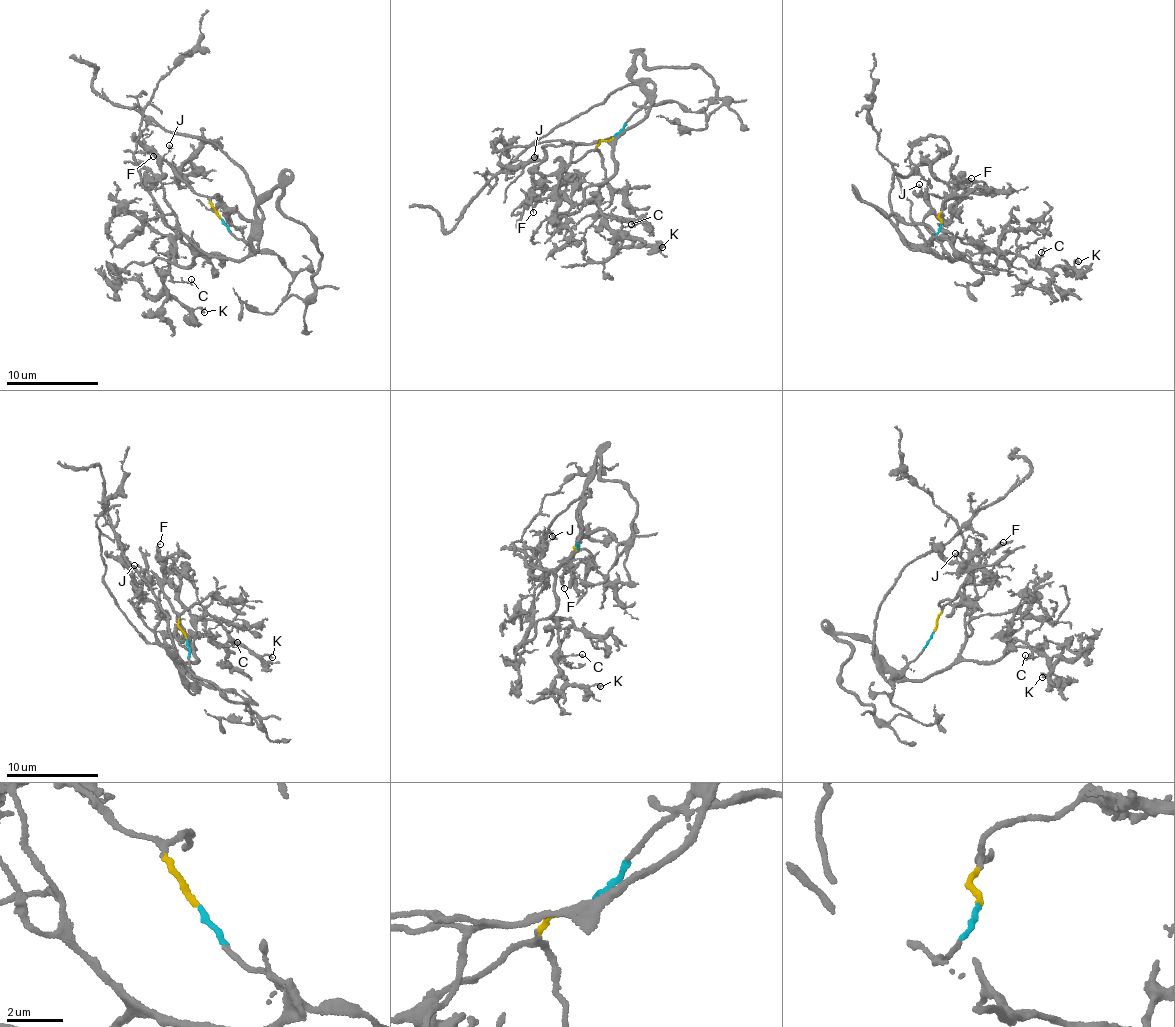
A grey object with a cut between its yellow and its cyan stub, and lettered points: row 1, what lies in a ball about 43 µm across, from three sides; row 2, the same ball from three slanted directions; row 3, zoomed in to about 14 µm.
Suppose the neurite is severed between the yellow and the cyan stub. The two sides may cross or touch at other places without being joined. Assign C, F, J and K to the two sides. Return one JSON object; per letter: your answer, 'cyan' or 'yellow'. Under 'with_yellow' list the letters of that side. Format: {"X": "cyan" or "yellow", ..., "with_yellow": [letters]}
{"C": "cyan", "F": "yellow", "J": "cyan", "K": "cyan", "with_yellow": ["F"]}

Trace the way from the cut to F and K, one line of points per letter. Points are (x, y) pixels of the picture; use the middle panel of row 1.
F: (613, 138), (565, 168), (533, 212)
K: (613, 138), (650, 103), (614, 144), (614, 174), (598, 193), (599, 214), (621, 246), (663, 247)

